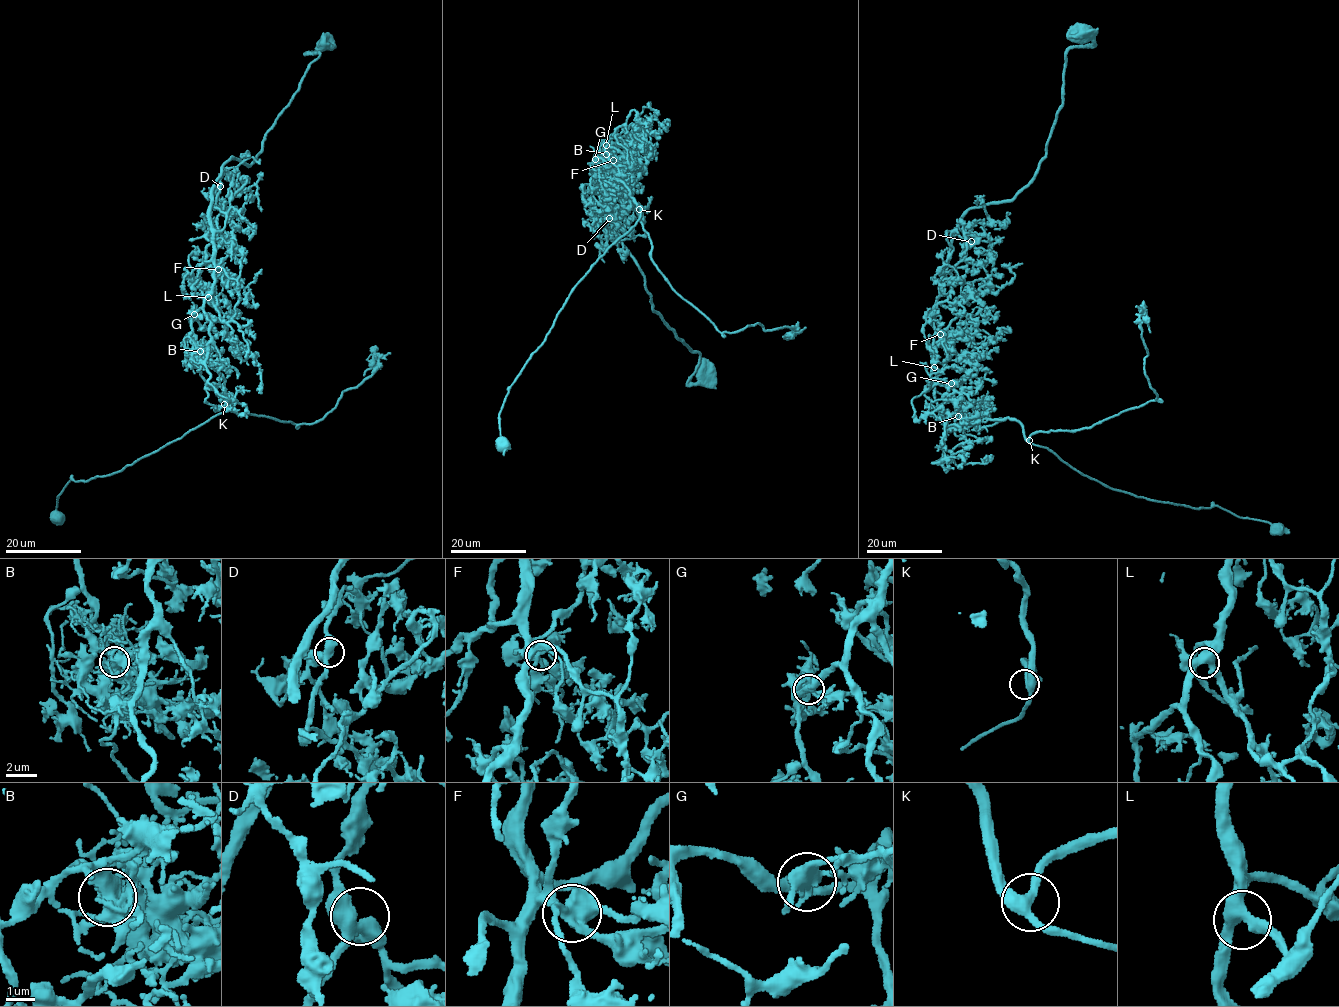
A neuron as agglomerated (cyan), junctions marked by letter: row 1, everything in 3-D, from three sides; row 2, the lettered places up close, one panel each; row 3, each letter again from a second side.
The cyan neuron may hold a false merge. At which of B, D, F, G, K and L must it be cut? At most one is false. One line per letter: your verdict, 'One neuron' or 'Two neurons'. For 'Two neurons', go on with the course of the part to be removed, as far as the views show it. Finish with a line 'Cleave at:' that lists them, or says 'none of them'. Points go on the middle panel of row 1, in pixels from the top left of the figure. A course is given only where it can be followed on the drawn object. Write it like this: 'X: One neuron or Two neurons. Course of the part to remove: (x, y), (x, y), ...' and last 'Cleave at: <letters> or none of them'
B: Two neurons. Course of the part to remove: (606, 154), (606, 164), (640, 205), (639, 219), (576, 285), (508, 390), (499, 424), (504, 455)
D: One neuron
F: One neuron
G: One neuron
K: One neuron
L: One neuron
Cleave at: B

